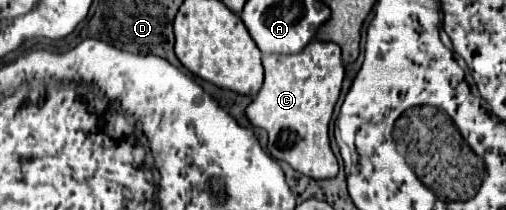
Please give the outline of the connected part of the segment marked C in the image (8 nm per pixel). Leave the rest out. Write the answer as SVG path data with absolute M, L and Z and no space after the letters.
M313 40L299 54L263 56L263 68L265 82L255 100L247 106L245 114L253 126L267 130L267 148L271 156L287 162L293 170L309 178L335 178L339 166L335 154L331 152L327 130L345 76L341 48L335 42Z

